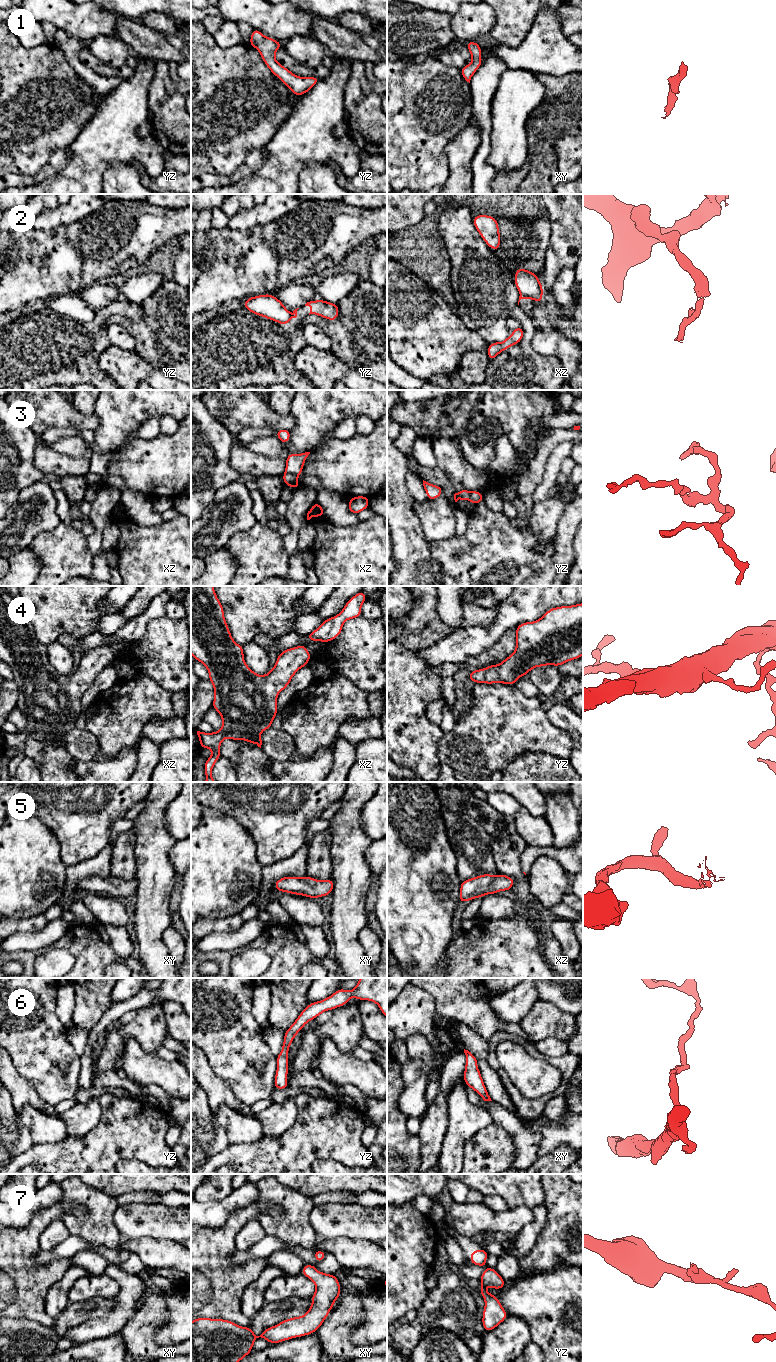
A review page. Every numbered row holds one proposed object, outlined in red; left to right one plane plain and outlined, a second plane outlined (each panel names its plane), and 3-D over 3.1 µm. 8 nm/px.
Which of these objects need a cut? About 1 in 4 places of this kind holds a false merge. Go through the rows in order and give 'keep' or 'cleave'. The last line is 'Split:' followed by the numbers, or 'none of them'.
1: keep
2: cleave
3: keep
4: keep
5: keep
6: keep
7: keep
Split: 2

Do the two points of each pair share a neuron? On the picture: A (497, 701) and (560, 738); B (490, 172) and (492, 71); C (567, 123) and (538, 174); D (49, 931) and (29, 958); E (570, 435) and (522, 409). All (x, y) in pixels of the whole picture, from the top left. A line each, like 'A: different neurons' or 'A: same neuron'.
A: same neuron
B: same neuron
C: same neuron
D: different neurons
E: different neurons

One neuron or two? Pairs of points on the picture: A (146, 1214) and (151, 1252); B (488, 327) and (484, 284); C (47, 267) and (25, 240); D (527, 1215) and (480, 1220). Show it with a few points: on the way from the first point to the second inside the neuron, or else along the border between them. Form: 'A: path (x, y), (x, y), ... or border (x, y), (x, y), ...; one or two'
A: border (126, 1238), (157, 1237), (172, 1241); two
B: path (486, 316), (485, 295); one
C: path (45, 260), (32, 247); one
D: path (515, 1219), (492, 1220); one

